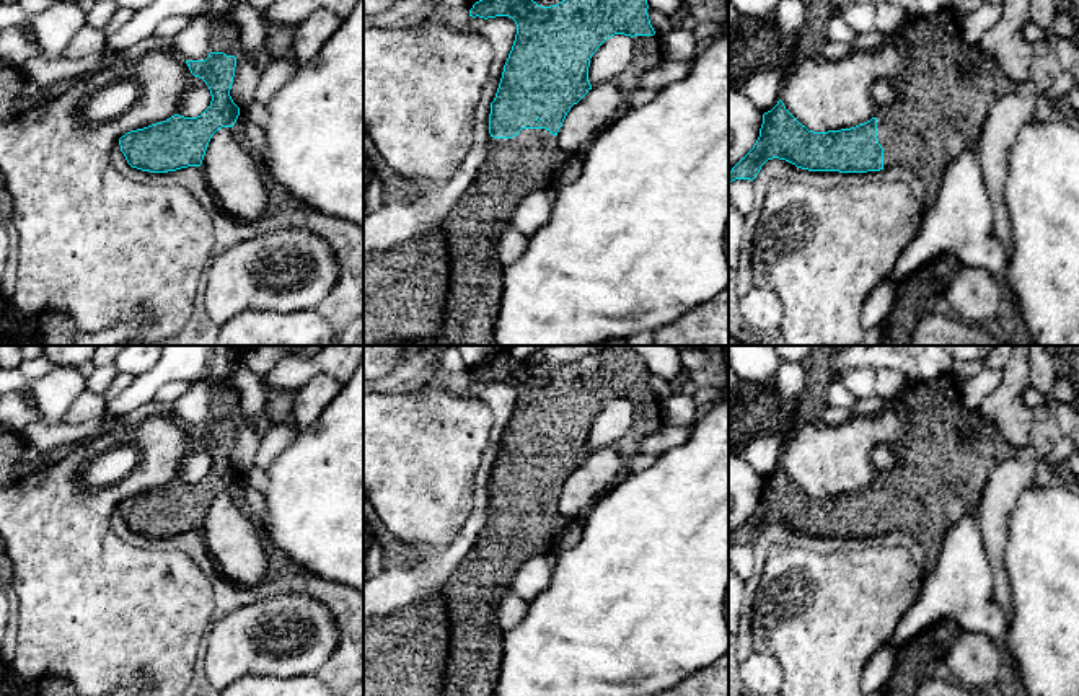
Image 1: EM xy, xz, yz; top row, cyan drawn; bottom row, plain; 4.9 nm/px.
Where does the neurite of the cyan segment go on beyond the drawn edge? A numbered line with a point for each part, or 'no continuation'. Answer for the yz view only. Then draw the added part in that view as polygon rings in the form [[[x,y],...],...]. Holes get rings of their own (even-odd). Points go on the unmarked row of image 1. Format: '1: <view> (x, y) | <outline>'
1: yz (942, 473) | [[[952,373],[934,381],[914,381],[893,399],[905,407],[913,430],[901,460],[879,476],[877,505],[883,513],[883,535],[911,535],[924,553],[924,572],[937,562],[945,531],[968,510],[976,510],[991,469],[1006,455],[994,427],[968,409]]]

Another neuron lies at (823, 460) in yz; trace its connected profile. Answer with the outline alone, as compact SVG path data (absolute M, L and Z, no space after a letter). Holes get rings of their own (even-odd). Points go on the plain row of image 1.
M896 406L870 417L851 417L841 425L800 424L781 455L781 466L808 496L851 494L880 476L870 461L872 450L887 445L905 453L911 430Z

